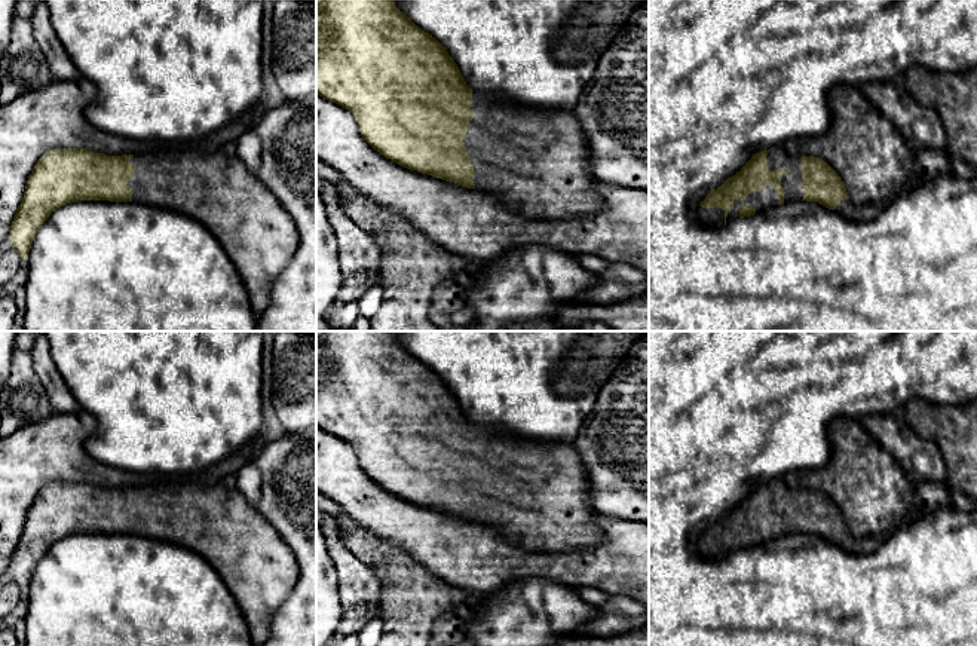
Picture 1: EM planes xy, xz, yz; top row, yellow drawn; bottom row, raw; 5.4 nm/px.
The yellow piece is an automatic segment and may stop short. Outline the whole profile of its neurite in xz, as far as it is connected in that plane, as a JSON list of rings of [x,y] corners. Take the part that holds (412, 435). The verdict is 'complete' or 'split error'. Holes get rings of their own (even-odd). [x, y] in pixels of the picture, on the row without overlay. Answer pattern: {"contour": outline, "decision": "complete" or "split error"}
{"contour": [[[316,331],[316,428],[349,443],[362,471],[392,495],[499,530],[527,552],[585,549],[603,541],[573,441],[535,440],[471,422],[445,380],[391,331]]], "decision": "split error"}

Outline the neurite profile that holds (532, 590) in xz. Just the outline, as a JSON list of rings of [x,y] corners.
[[[526,578],[508,582],[499,593],[474,598],[483,612],[466,625],[466,639],[474,646],[557,646],[566,637],[581,637],[578,628],[597,615],[597,606],[584,601],[576,588],[546,578]]]

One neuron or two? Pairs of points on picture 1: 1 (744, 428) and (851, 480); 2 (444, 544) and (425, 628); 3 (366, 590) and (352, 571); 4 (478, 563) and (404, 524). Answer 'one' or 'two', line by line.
1: two
2: two
3: one
4: one

